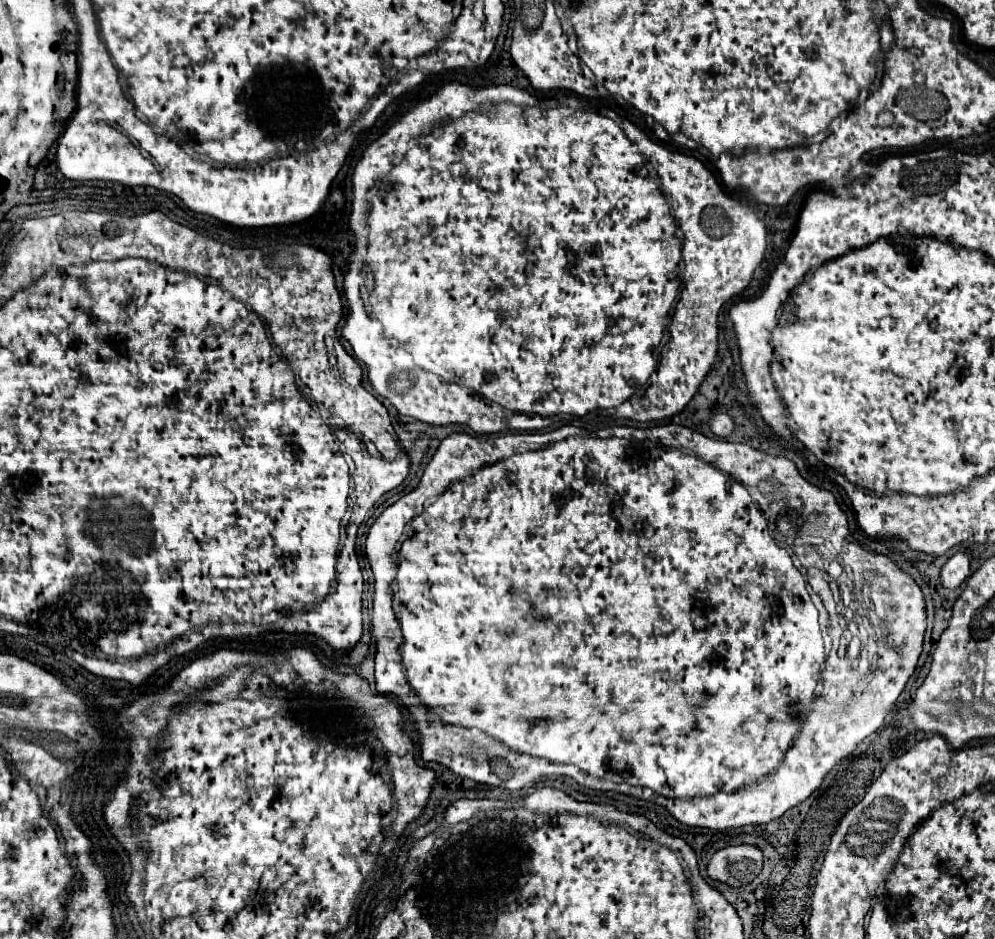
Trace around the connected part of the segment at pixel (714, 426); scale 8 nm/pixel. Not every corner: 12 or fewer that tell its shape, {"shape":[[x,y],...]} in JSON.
{"shape":[[715,414],[711,430],[717,436],[729,436],[735,420],[729,414]]}

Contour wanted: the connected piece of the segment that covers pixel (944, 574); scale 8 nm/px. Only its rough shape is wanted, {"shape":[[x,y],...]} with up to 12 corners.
{"shape":[[957,552],[941,570],[941,582],[957,588],[969,576],[969,554]]}

